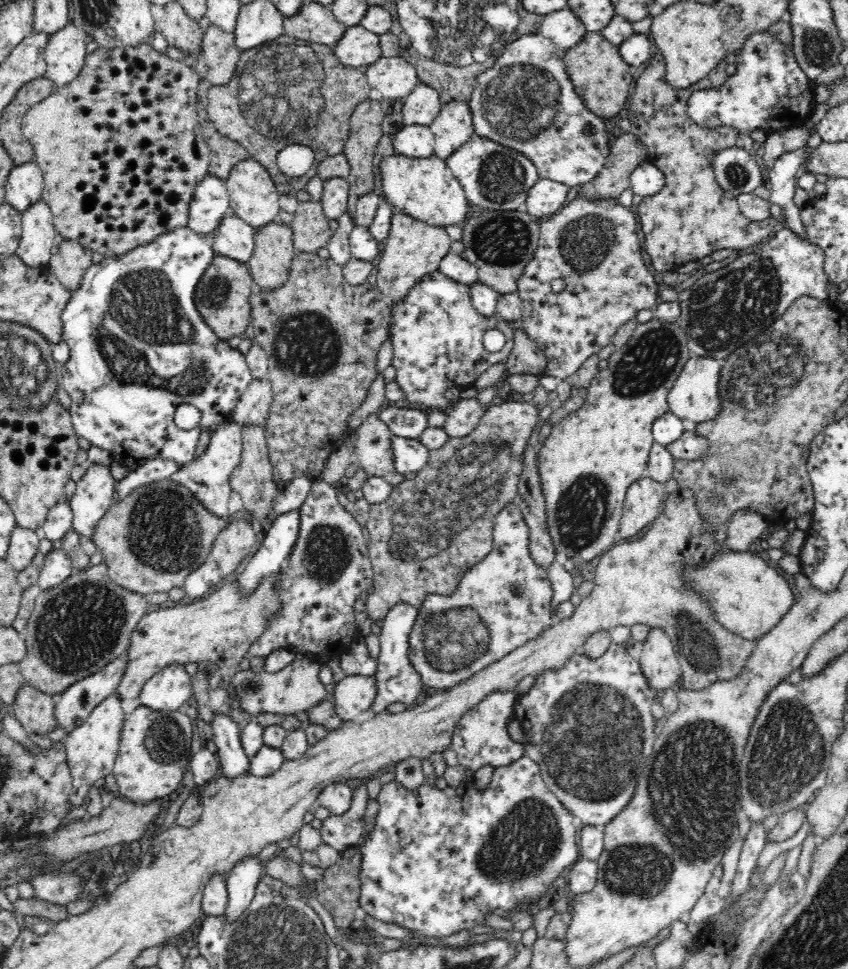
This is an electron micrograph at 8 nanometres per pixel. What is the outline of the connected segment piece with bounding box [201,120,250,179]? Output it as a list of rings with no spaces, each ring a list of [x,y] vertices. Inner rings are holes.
[[[210,120],[201,123],[202,137],[211,153],[209,174],[221,179],[228,178],[232,168],[241,160],[250,158],[248,152],[234,140],[214,128]]]

